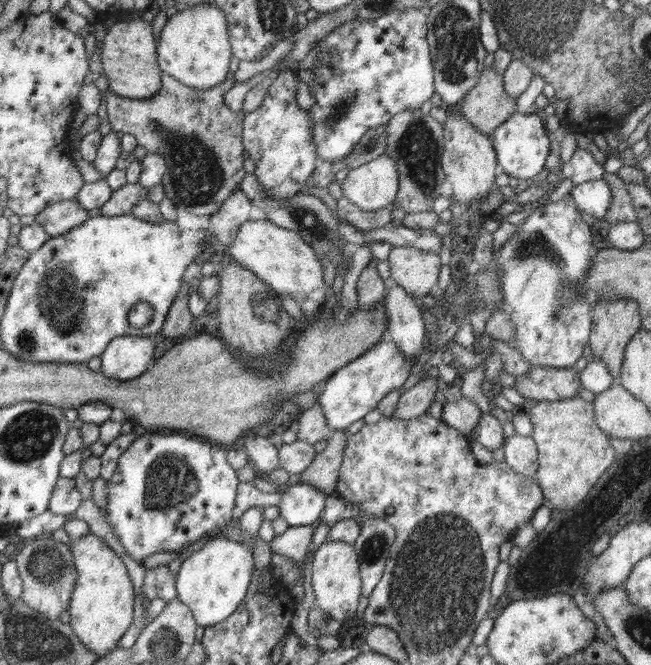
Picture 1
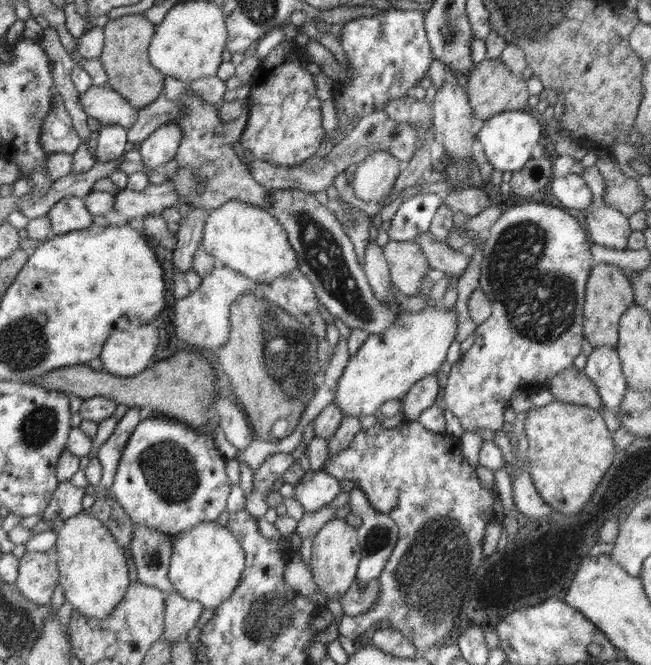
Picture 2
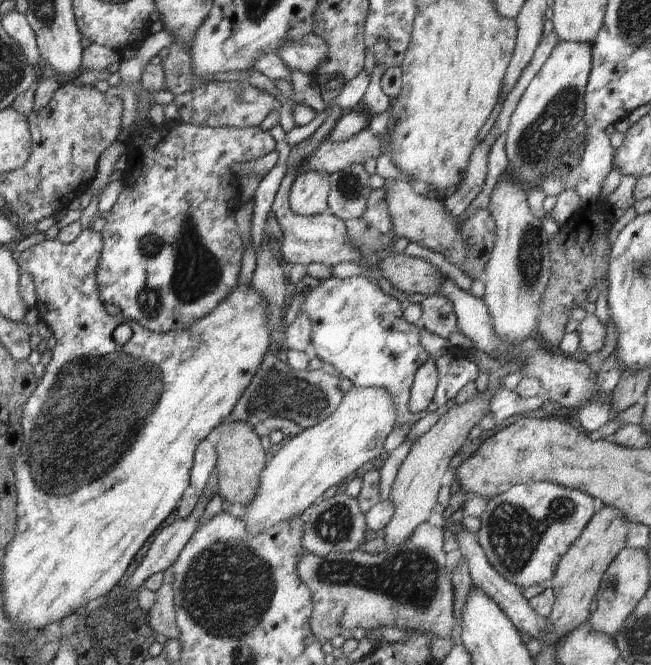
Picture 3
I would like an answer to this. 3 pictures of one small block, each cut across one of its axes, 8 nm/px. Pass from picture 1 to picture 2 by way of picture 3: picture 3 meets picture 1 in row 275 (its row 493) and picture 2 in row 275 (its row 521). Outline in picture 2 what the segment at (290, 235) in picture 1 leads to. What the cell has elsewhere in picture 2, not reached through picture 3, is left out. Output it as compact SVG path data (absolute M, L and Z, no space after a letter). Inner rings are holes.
M228 200L220 208L206 213L202 243L219 264L240 272L259 284L270 284L276 278L298 269L298 257L282 225L264 208L240 200Z

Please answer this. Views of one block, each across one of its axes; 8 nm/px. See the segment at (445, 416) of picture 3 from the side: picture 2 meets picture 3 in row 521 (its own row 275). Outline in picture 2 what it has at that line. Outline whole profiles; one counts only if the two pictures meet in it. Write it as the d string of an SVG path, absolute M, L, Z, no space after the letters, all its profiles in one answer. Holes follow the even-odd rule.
M389 240L383 247L383 255L388 263L393 286L408 297L417 296L421 292L420 284L431 271L420 246L415 242Z

